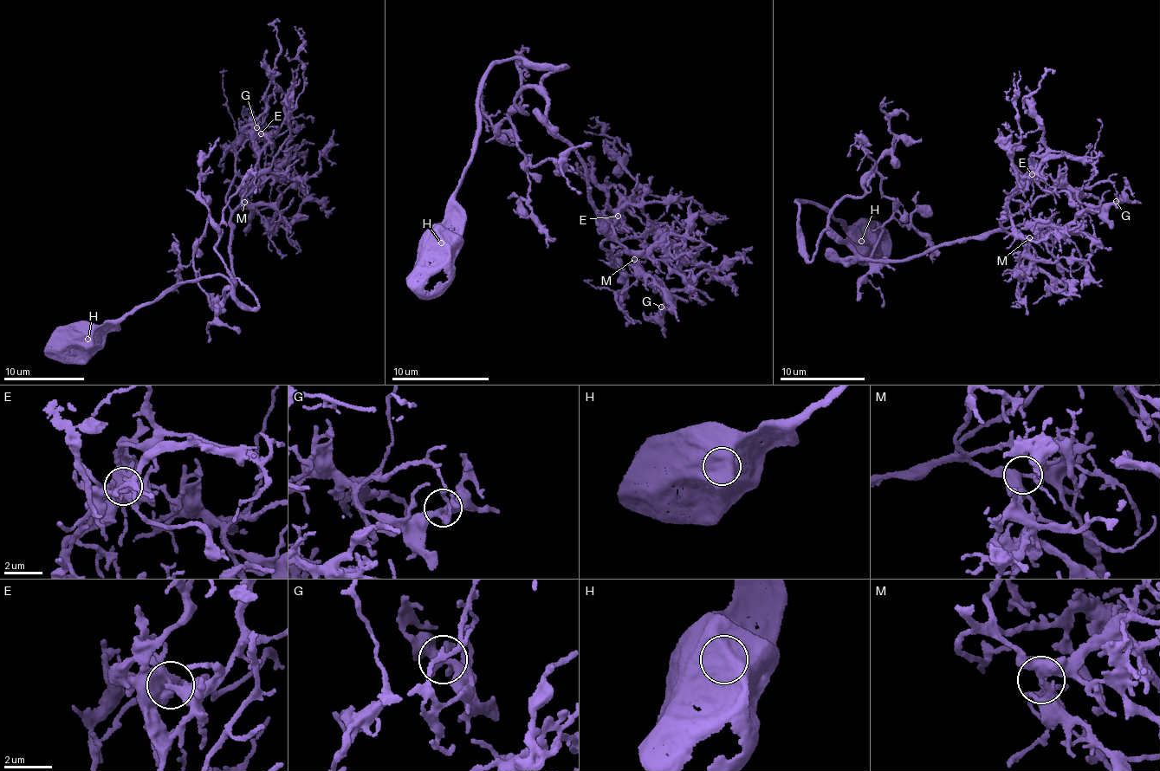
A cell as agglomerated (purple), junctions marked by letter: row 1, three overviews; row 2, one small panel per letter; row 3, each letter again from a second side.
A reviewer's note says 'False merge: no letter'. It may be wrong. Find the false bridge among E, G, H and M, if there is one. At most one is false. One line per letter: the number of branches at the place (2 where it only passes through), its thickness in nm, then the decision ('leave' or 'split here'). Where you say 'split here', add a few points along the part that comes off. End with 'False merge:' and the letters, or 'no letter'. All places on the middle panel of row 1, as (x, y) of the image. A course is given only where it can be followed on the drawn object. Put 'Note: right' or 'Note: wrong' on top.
Note: right
E: branches 2; calibre 360 nm; leave
G: branches 3; calibre 400 nm; leave
H: branches 1; calibre 1100 nm; leave
M: branches 3; calibre 400 nm; leave
False merge: no letter

